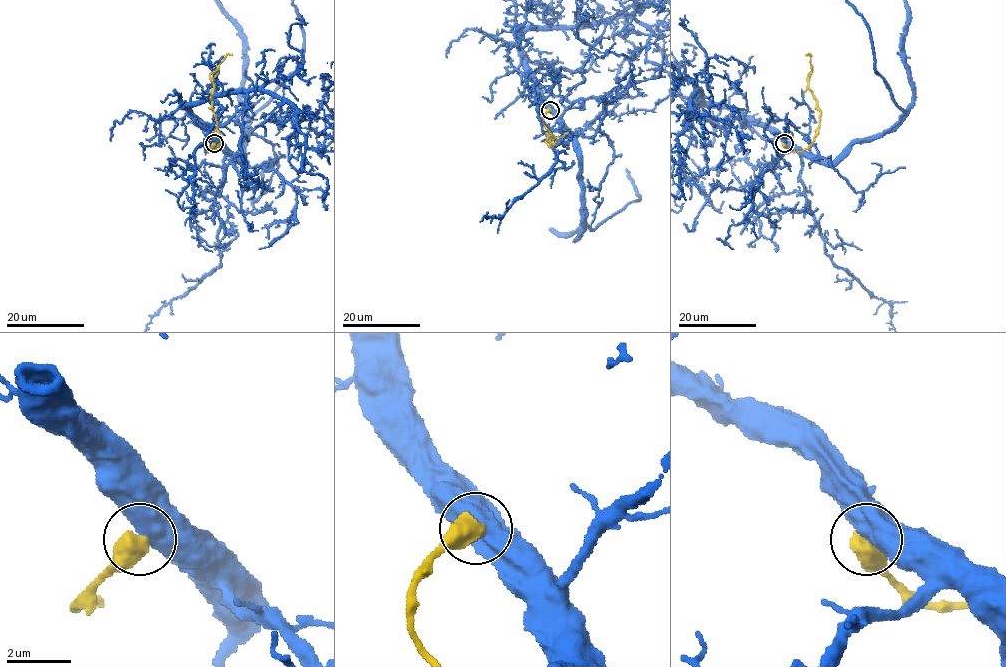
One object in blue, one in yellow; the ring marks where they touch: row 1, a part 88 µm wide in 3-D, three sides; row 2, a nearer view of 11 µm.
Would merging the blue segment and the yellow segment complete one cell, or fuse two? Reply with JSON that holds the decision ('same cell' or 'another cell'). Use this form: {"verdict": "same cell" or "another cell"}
{"verdict": "another cell"}

